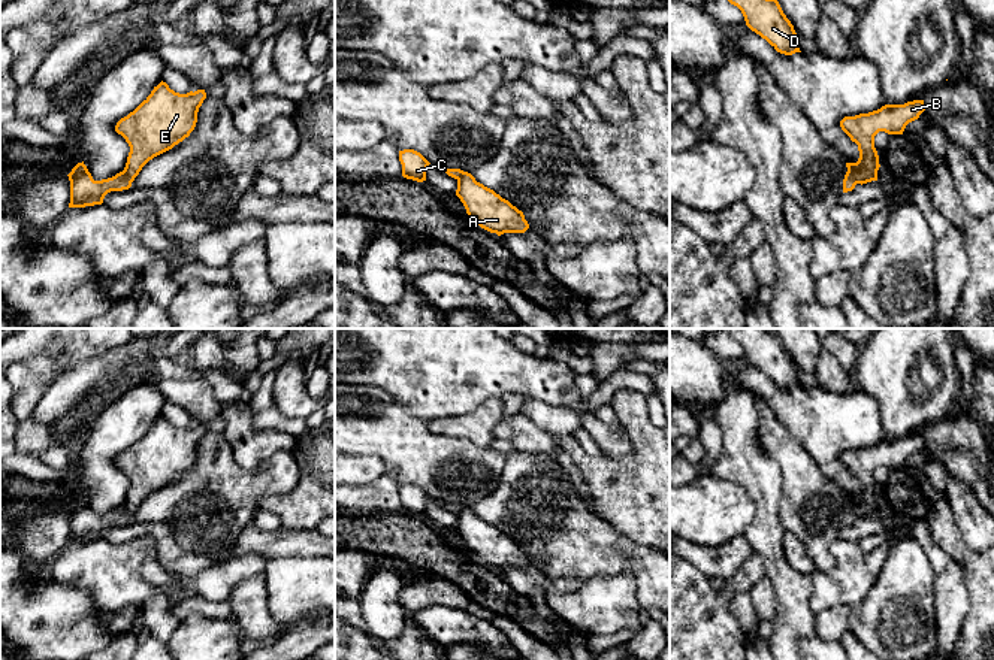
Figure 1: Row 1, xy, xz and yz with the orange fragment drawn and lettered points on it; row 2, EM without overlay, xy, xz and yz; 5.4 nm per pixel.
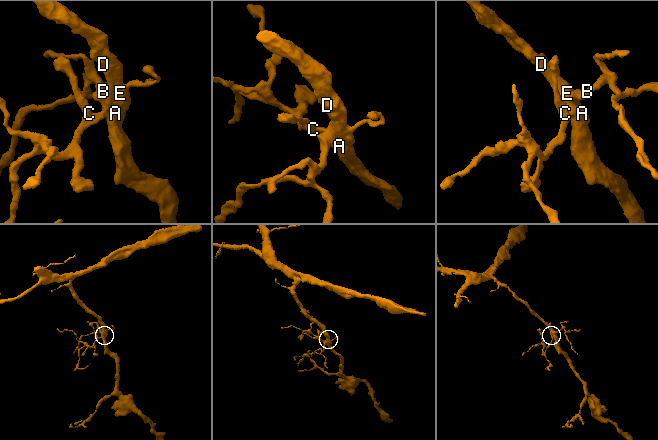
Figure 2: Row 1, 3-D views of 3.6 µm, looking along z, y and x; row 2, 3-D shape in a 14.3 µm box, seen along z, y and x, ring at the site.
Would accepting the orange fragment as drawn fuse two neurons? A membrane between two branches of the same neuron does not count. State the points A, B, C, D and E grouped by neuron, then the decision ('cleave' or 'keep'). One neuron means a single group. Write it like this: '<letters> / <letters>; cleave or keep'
A B D E / C; cleave

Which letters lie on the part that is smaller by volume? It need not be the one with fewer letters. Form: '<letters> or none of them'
C

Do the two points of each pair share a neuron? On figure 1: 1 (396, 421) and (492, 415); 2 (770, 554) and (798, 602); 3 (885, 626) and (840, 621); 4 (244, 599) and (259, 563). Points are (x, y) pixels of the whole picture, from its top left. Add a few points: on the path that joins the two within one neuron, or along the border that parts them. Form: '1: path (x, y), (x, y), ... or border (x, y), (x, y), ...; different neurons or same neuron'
1: border (428, 421), (432, 432), (461, 438); different neurons
2: path (776, 566), (794, 590); same neuron
3: border (852, 608), (849, 629); different neurons
4: border (262, 574), (242, 580), (233, 589), (229, 599); different neurons

